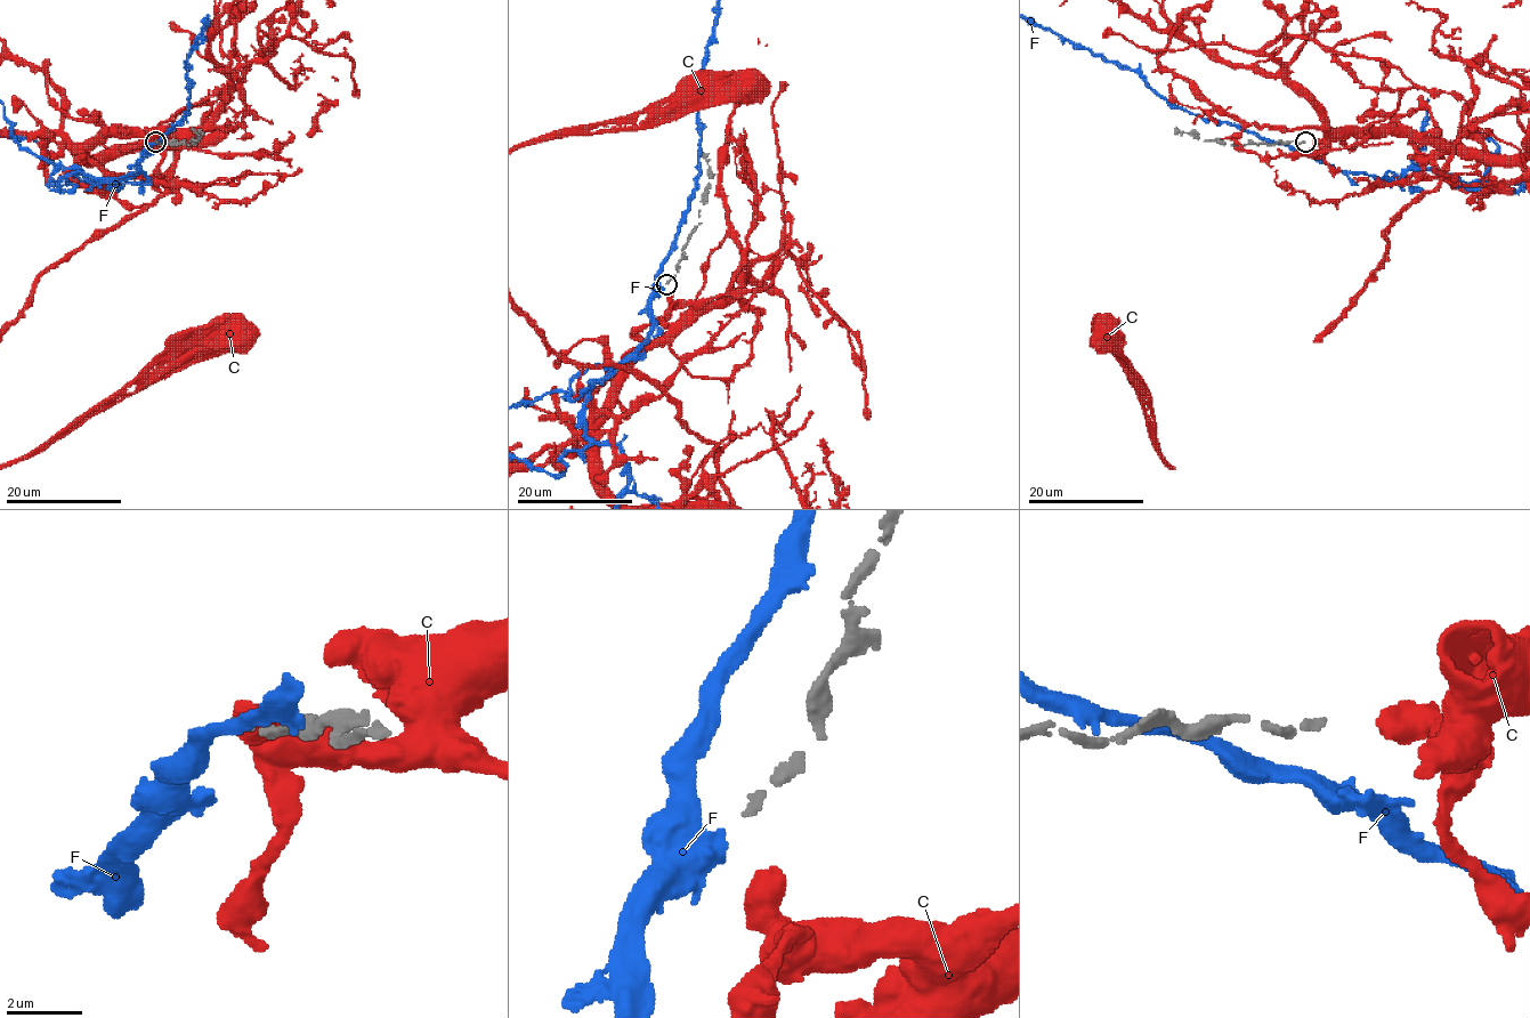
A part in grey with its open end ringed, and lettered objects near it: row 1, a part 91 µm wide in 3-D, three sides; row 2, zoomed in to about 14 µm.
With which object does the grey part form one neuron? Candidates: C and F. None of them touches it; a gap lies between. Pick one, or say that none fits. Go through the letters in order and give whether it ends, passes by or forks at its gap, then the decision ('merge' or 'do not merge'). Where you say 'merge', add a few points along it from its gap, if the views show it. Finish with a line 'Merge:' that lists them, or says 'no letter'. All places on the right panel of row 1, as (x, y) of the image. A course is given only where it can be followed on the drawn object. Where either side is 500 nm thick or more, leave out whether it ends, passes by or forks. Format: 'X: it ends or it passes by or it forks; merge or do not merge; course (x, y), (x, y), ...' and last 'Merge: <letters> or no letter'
C: do not merge
F: it ends; do not merge
Merge: no letter

